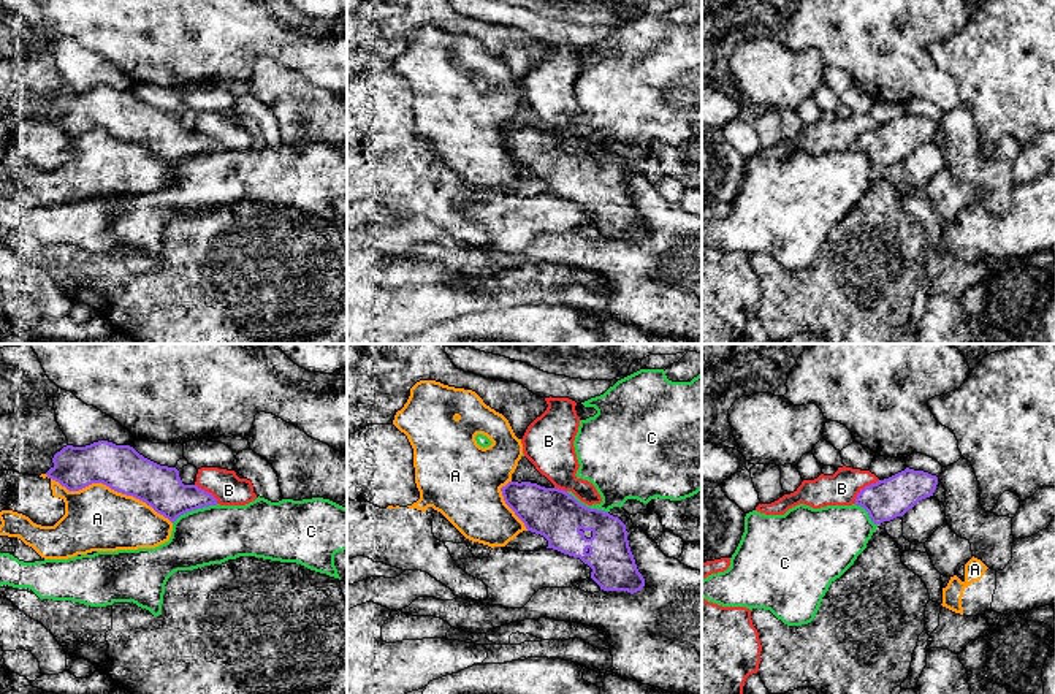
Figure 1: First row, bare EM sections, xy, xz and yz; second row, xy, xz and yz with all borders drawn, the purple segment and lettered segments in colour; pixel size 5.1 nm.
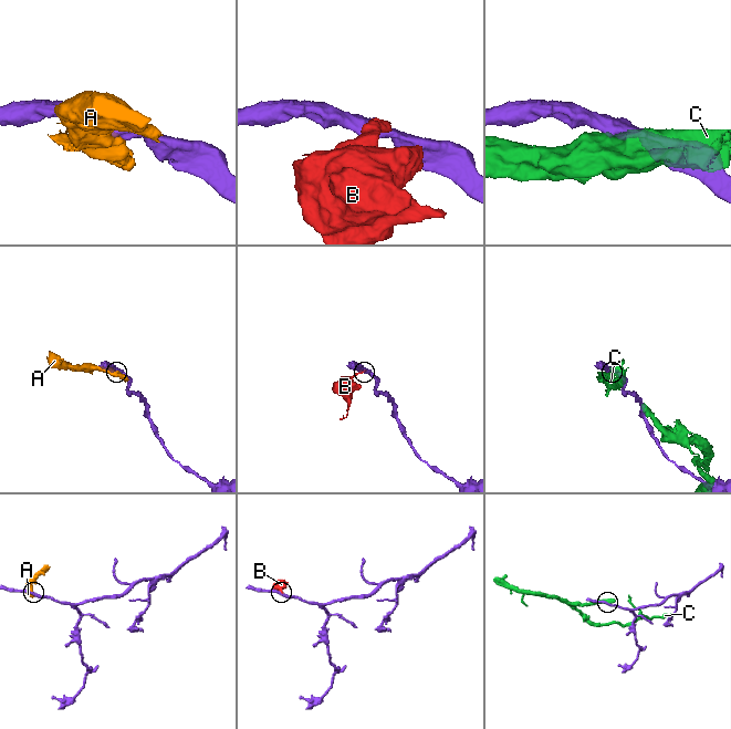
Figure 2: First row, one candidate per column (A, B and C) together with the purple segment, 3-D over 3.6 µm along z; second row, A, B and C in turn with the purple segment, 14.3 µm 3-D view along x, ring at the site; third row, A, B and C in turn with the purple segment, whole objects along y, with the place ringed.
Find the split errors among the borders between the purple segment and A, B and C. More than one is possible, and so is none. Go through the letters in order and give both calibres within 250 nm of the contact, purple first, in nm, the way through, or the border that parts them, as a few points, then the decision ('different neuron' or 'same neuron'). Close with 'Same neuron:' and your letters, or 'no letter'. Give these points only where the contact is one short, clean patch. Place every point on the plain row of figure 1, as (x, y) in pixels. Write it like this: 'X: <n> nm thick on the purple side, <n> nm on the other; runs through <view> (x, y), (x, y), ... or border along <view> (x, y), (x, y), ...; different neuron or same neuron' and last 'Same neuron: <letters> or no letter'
A: 240 nm thick on the purple side, 340 nm on the other; different neuron
B: 200 nm thick on the purple side, 170 nm on the other; border along yz (879, 125), (867, 130), (854, 148); different neuron
C: 220 nm thick on the purple side, 300 nm on the other; different neuron
Same neuron: no letter

